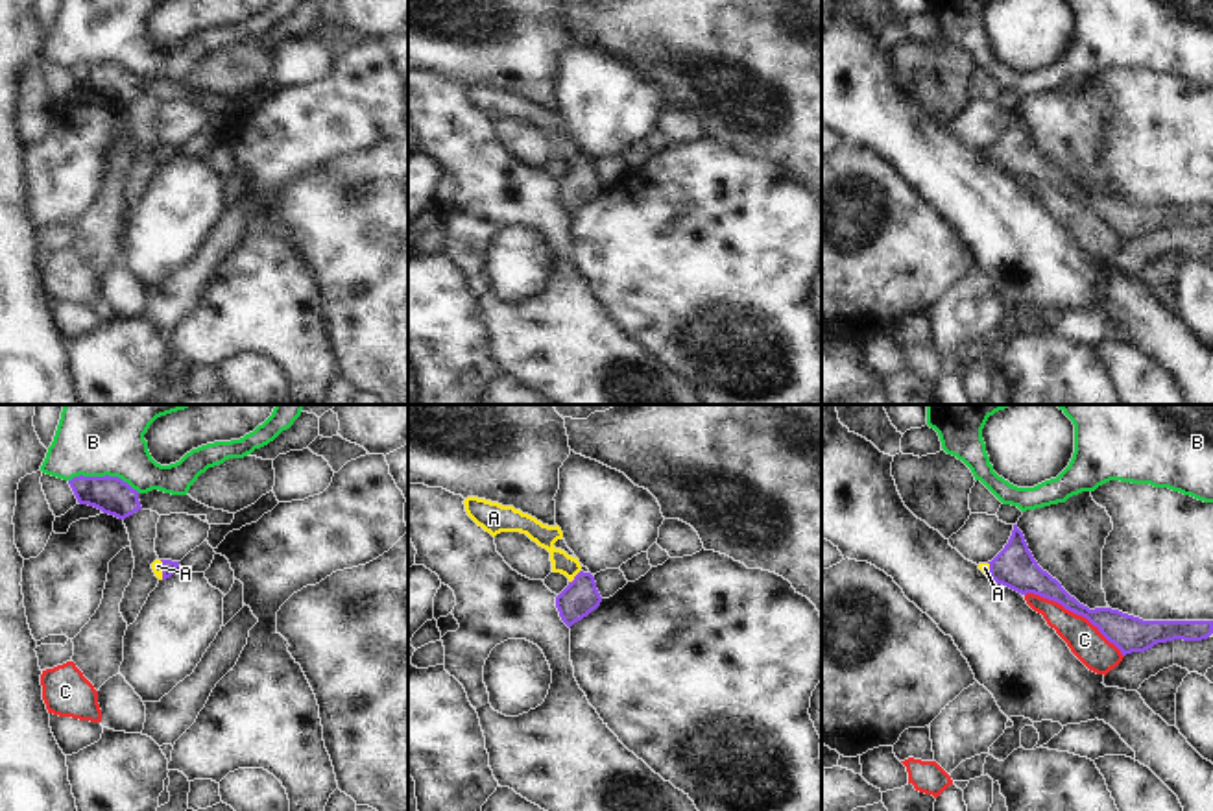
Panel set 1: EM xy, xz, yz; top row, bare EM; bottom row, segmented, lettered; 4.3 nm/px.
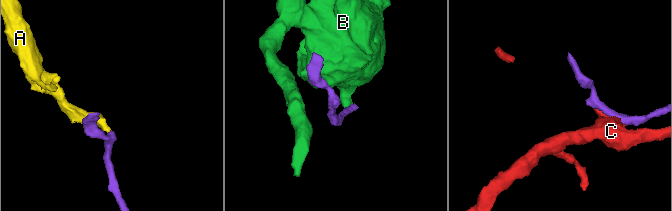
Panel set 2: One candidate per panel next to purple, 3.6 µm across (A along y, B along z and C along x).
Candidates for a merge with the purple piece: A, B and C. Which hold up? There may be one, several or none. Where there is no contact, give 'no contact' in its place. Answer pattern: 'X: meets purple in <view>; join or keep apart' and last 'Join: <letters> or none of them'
A: meets purple in xz; join
B: meets purple in xy; keep apart
C: meets purple in yz; keep apart
Join: A

